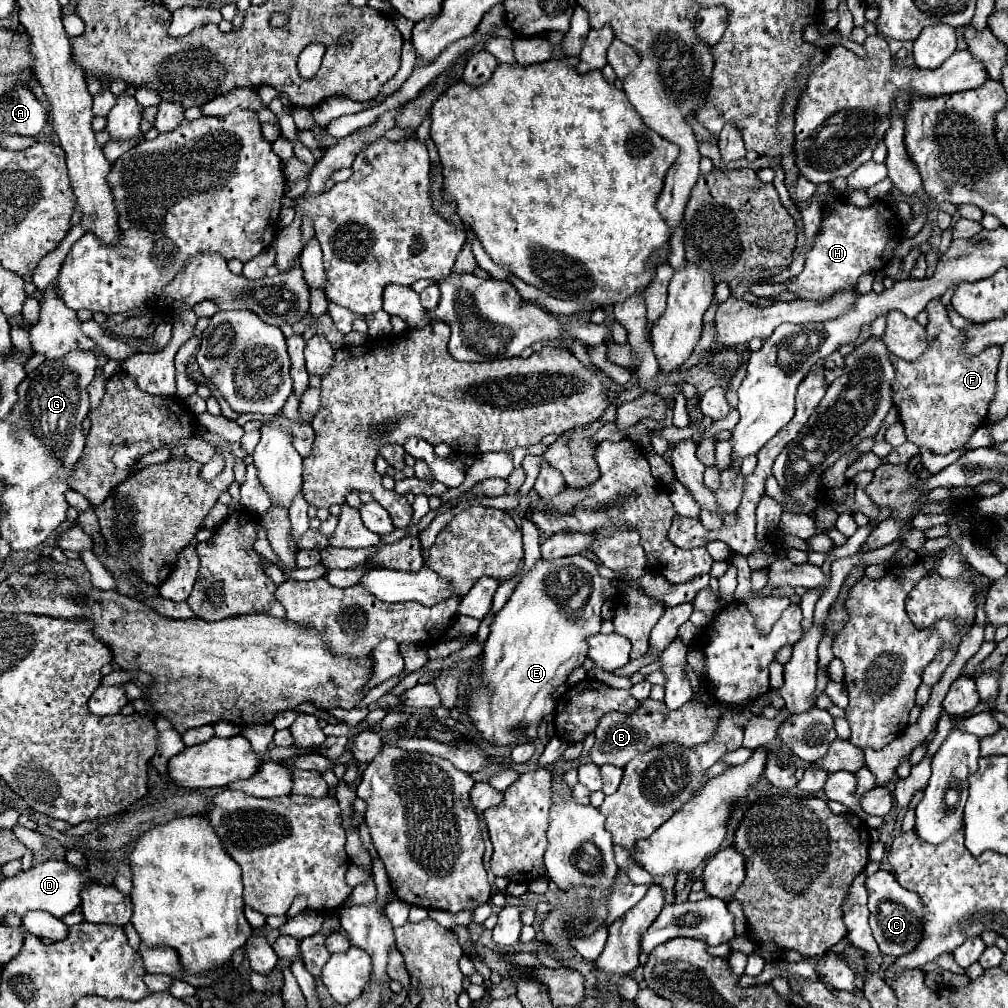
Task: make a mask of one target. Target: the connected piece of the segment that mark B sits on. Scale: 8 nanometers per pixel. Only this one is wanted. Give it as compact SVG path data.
M642 699L640 707L632 713L620 713L620 711L610 711L600 719L594 735L596 743L590 751L590 761L594 765L606 765L612 763L616 767L624 767L628 761L632 761L636 755L650 751L652 747L664 745L664 743L678 743L682 747L694 747L700 743L706 743L712 739L718 719L708 717L708 707L700 701L688 701L684 707L672 711L666 707L662 701L654 699Z

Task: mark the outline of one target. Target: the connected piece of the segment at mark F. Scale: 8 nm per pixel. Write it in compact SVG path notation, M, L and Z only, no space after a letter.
M940 297L932 299L928 303L926 311L928 311L928 325L926 325L928 349L916 361L902 361L894 355L890 355L890 363L896 369L896 379L894 379L892 389L894 389L894 405L898 407L898 413L900 413L900 423L906 429L906 439L918 447L932 451L932 453L944 455L944 453L950 453L954 449L960 449L968 441L968 437L976 431L980 419L986 415L988 405L994 401L1000 347L998 345L986 347L978 357L966 359L960 355L960 345L964 343L962 331L958 331L950 325Z

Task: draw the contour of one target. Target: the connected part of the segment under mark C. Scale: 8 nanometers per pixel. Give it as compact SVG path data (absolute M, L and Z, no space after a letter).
M878 869L874 875L866 879L866 889L868 889L870 927L880 951L896 959L916 949L924 935L924 907L920 903L920 897L914 891L904 889L898 883L896 875L884 869Z

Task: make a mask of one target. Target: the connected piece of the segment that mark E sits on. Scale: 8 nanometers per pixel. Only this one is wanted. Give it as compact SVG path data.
M570 555L552 561L546 559L536 561L536 565L524 573L508 603L496 613L496 619L490 625L490 637L484 645L482 689L472 689L468 695L468 715L474 721L476 729L480 731L482 739L496 745L516 745L522 739L530 741L536 739L538 723L542 721L544 715L552 713L556 707L556 703L552 701L552 693L556 691L556 687L566 683L566 679L574 669L578 669L584 663L588 655L586 639L590 635L600 633L600 607L608 597L618 595L620 591L624 591L624 587L632 587L662 601L666 607L676 607L684 601L692 601L696 593L708 585L708 581L710 575L700 575L686 585L676 585L668 583L658 575L644 573L638 581L624 583L616 579L604 579L598 573L598 565L584 555Z

